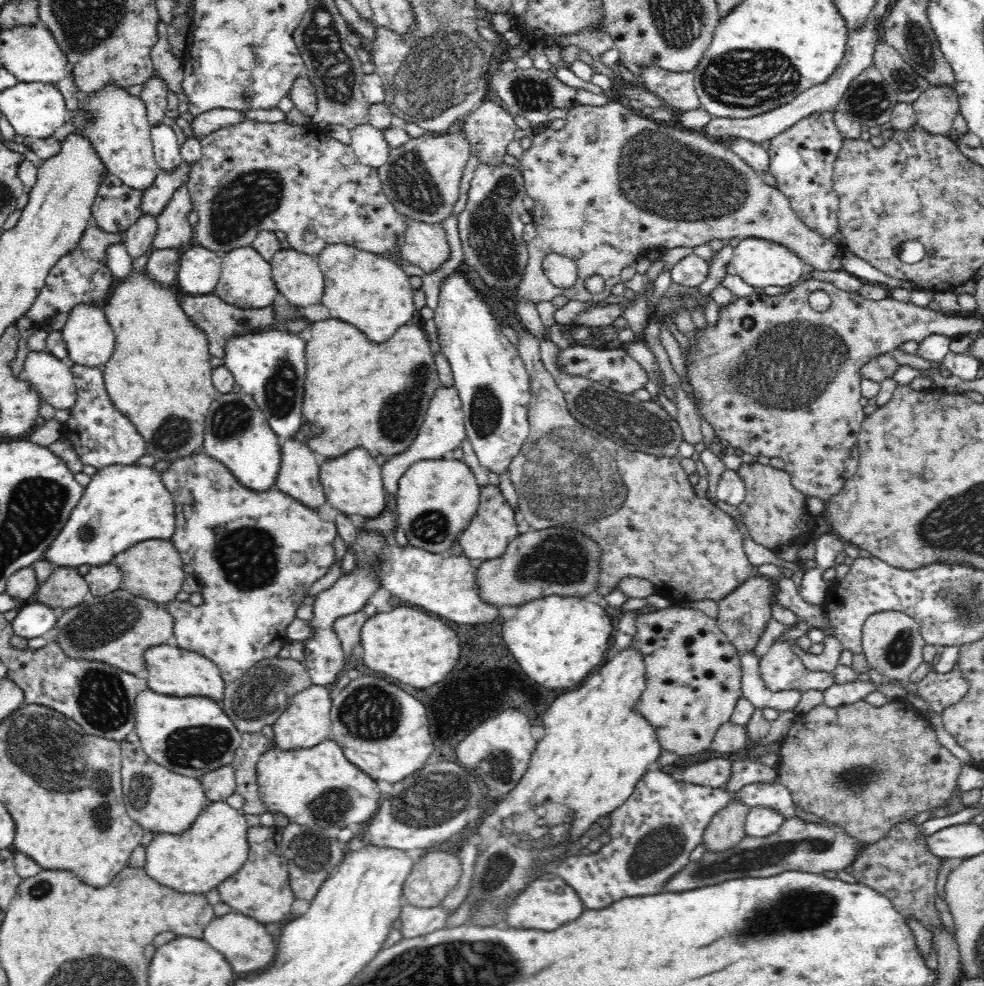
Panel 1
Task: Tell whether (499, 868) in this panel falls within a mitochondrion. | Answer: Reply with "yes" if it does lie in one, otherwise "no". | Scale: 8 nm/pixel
yes

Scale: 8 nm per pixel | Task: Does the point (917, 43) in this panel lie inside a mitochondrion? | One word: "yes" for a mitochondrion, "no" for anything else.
yes

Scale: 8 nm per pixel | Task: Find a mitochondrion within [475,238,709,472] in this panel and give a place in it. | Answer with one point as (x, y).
(637, 426)

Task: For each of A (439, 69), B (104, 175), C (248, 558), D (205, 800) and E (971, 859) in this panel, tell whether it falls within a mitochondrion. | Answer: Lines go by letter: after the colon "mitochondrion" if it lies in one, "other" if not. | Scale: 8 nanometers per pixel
A: mitochondrion
B: other
C: mitochondrion
D: other
E: other

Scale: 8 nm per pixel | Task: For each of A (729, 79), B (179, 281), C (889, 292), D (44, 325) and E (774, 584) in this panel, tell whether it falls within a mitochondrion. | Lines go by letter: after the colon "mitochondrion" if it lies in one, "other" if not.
A: mitochondrion
B: other
C: other
D: other
E: other

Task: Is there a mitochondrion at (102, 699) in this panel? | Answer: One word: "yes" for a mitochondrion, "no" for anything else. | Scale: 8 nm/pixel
yes

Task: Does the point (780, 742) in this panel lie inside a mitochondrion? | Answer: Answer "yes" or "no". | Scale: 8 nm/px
no

